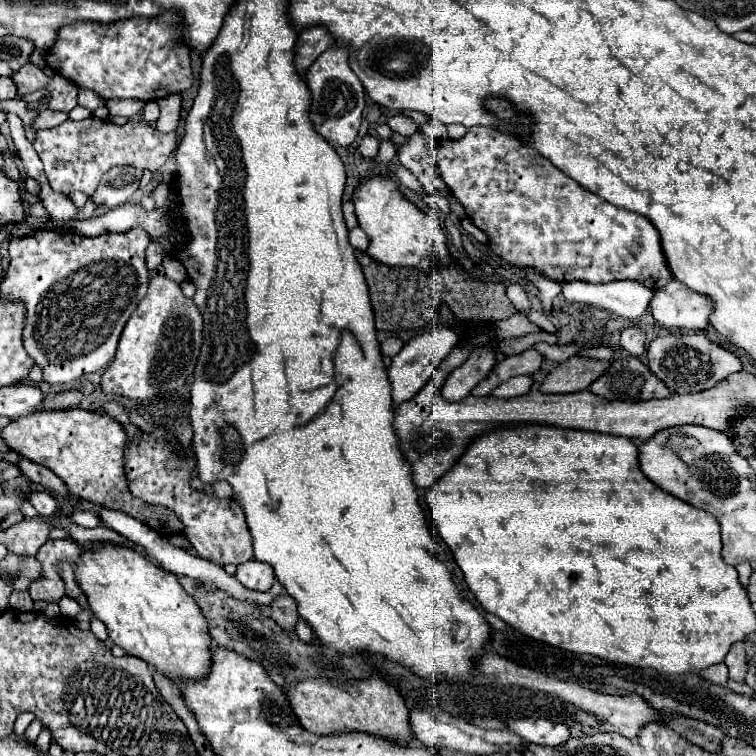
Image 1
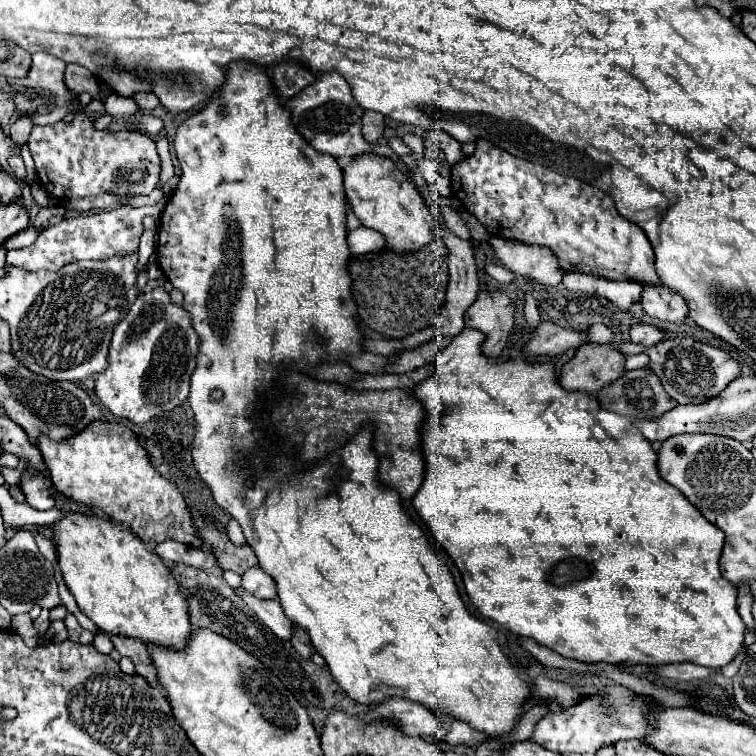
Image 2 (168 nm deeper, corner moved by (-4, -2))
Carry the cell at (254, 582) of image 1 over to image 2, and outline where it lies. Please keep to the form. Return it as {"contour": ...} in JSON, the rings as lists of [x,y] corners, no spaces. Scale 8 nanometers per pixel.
{"contour":[[[250,567],[242,575],[242,587],[248,589],[252,595],[262,599],[278,599],[276,595],[276,581],[268,573],[264,573],[260,567]]]}

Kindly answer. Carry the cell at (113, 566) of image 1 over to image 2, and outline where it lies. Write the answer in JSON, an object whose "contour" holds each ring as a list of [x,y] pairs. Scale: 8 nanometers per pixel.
{"contour":[[[70,513],[54,525],[54,541],[58,549],[58,565],[62,577],[82,613],[92,619],[98,629],[110,635],[132,637],[140,639],[146,645],[160,645],[176,651],[182,651],[188,645],[192,635],[192,623],[184,593],[180,593],[176,579],[172,577],[170,569],[162,563],[162,559],[152,553],[128,527],[118,527],[114,521],[102,517]]]}

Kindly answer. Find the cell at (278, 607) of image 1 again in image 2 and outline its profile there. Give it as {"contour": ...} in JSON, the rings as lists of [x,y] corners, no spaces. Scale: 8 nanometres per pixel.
{"contour":[[[292,625],[292,639],[290,639],[292,647],[302,655],[302,657],[310,657],[312,655],[312,643],[306,635],[306,631],[298,625]]]}

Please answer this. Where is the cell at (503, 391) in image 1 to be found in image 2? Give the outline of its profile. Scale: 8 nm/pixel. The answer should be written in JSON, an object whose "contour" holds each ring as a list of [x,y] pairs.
{"contour":[[[462,329],[460,335],[456,335],[452,339],[452,343],[438,351],[438,344],[435,339],[412,349],[412,351],[406,351],[402,353],[398,359],[392,361],[392,369],[390,373],[404,373],[404,371],[412,371],[416,367],[422,367],[424,363],[436,359],[436,371],[432,377],[428,377],[426,381],[422,381],[412,393],[422,401],[426,403],[426,409],[428,409],[428,425],[424,427],[424,451],[428,453],[428,477],[424,479],[424,485],[420,487],[420,493],[416,493],[414,497],[414,507],[418,511],[418,515],[424,519],[426,526],[430,530],[431,534],[435,538],[436,542],[454,559],[456,567],[460,569],[462,573],[462,579],[464,579],[464,585],[466,585],[466,591],[468,591],[468,597],[470,601],[476,605],[476,609],[504,625],[508,631],[516,633],[516,635],[522,635],[522,637],[530,637],[534,641],[538,641],[540,645],[560,653],[562,657],[568,657],[568,659],[576,659],[576,661],[582,661],[582,663],[626,663],[626,665],[638,665],[638,663],[644,663],[644,665],[670,665],[670,663],[682,663],[682,661],[690,661],[690,663],[696,663],[696,665],[704,665],[704,667],[714,667],[714,669],[722,669],[724,665],[728,665],[736,653],[740,651],[742,643],[744,643],[744,631],[746,631],[746,625],[742,621],[742,617],[738,615],[738,609],[736,609],[736,595],[738,595],[738,589],[736,585],[730,585],[728,579],[722,577],[720,569],[718,569],[718,561],[720,561],[720,555],[722,555],[722,547],[724,547],[724,531],[718,529],[716,525],[712,525],[708,519],[704,519],[696,507],[690,505],[690,501],[686,501],[686,497],[672,485],[668,485],[660,475],[658,475],[658,469],[656,469],[656,453],[654,449],[650,447],[650,443],[640,435],[636,433],[636,429],[630,427],[630,419],[628,417],[619,417],[617,414],[605,409],[600,409],[596,405],[596,397],[590,395],[590,393],[572,393],[572,391],[564,391],[560,387],[560,383],[556,381],[554,377],[554,365],[552,363],[528,363],[528,361],[508,361],[508,359],[486,359],[482,357],[482,351],[480,351],[480,343],[482,343],[482,333],[476,331],[476,329]]]}

